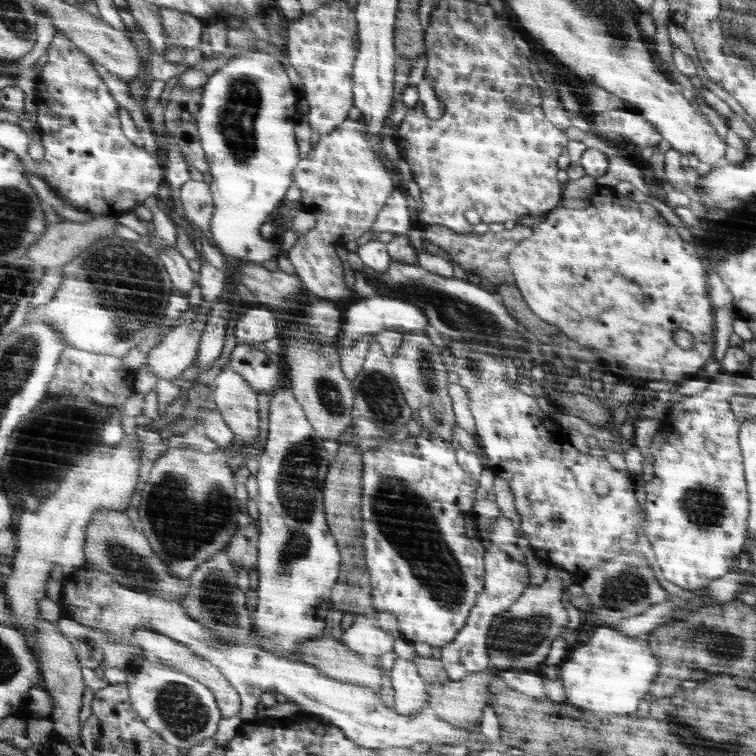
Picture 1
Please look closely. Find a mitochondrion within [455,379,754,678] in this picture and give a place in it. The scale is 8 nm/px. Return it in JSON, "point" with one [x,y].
{"point":[723,648]}

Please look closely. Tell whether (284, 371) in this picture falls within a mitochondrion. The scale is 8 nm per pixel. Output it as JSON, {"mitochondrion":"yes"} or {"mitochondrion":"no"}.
{"mitochondrion":"no"}

